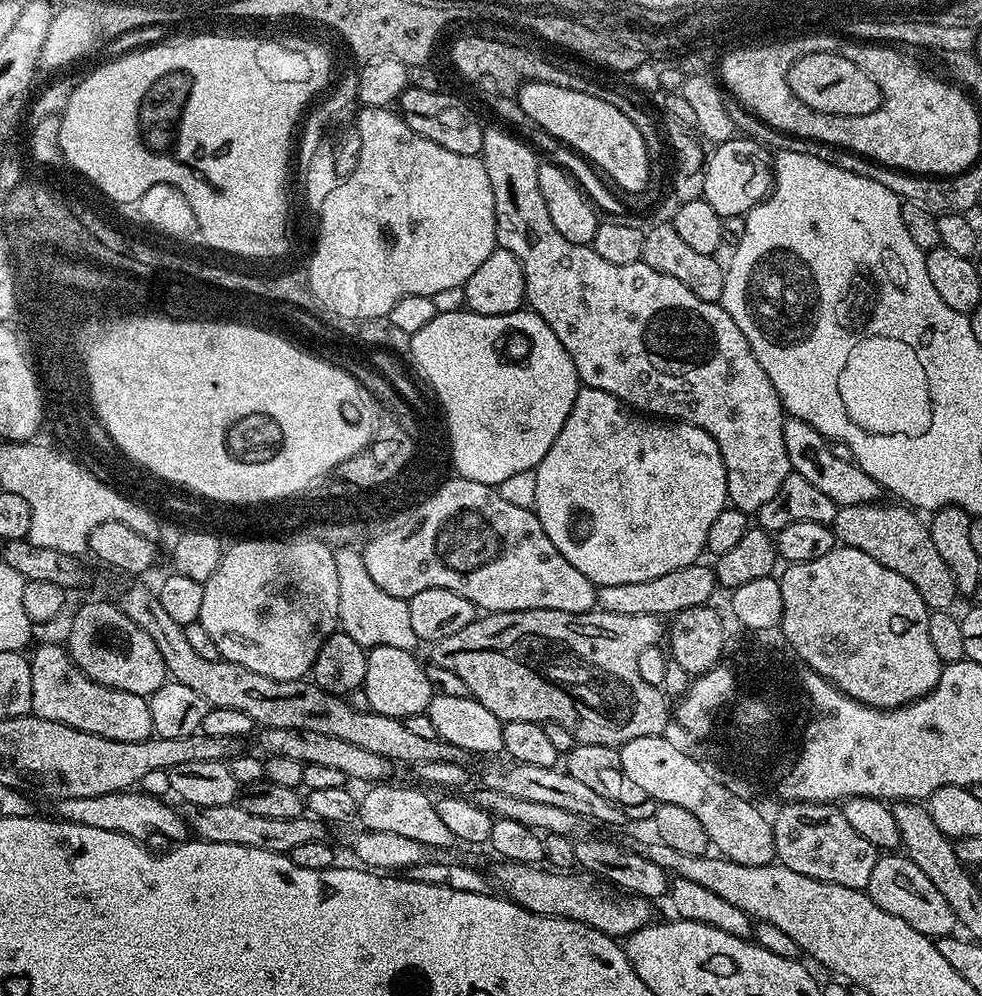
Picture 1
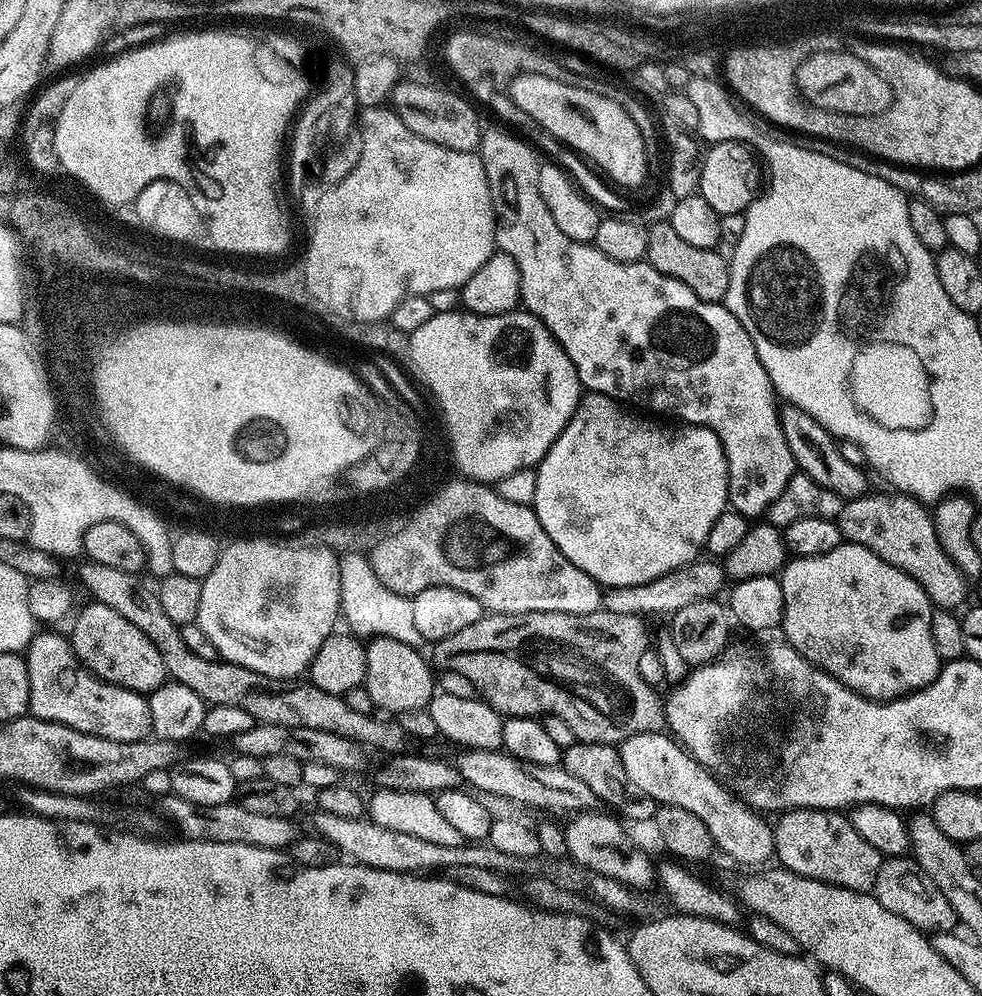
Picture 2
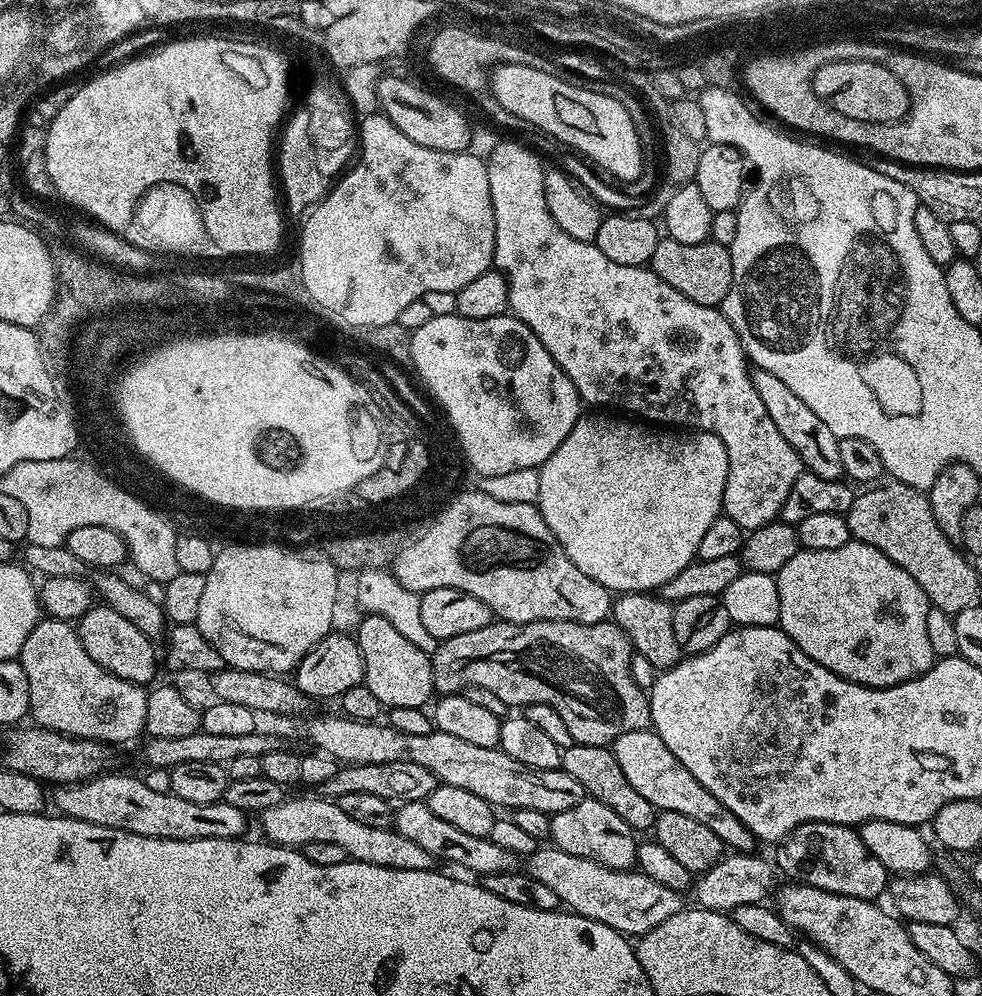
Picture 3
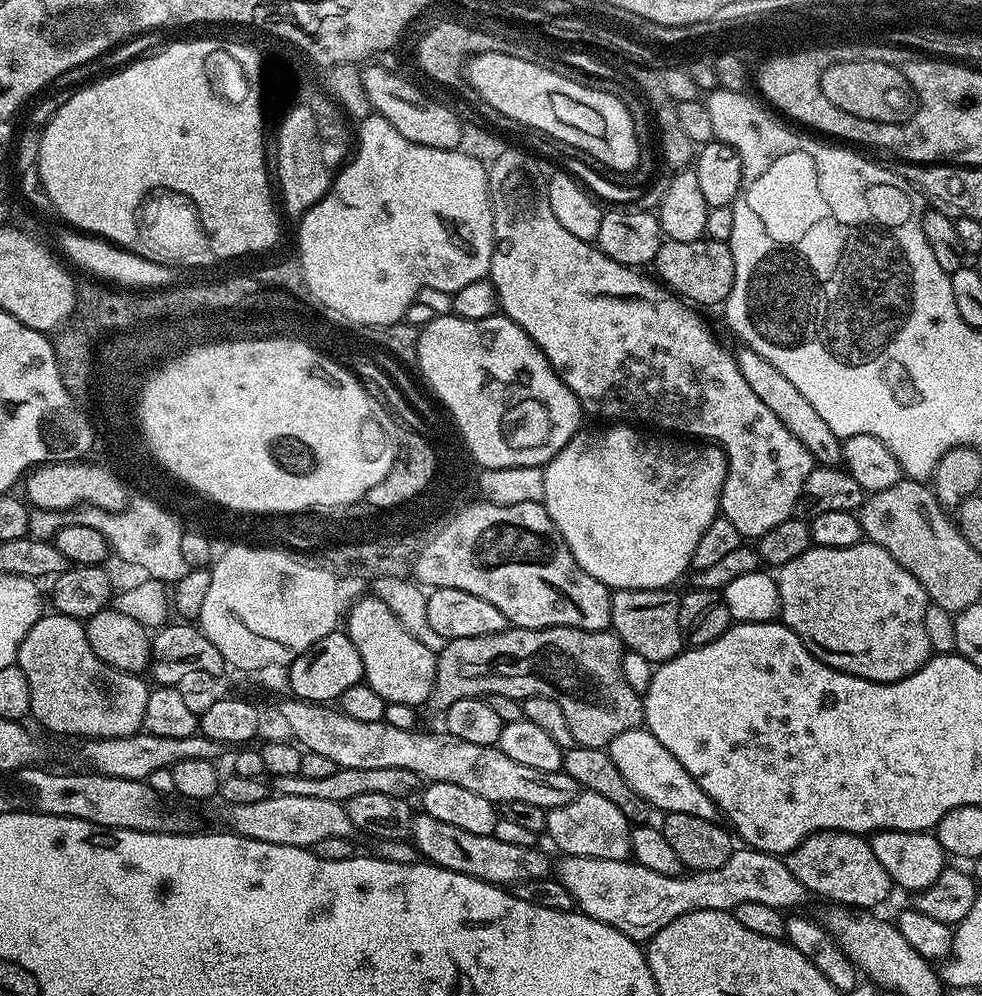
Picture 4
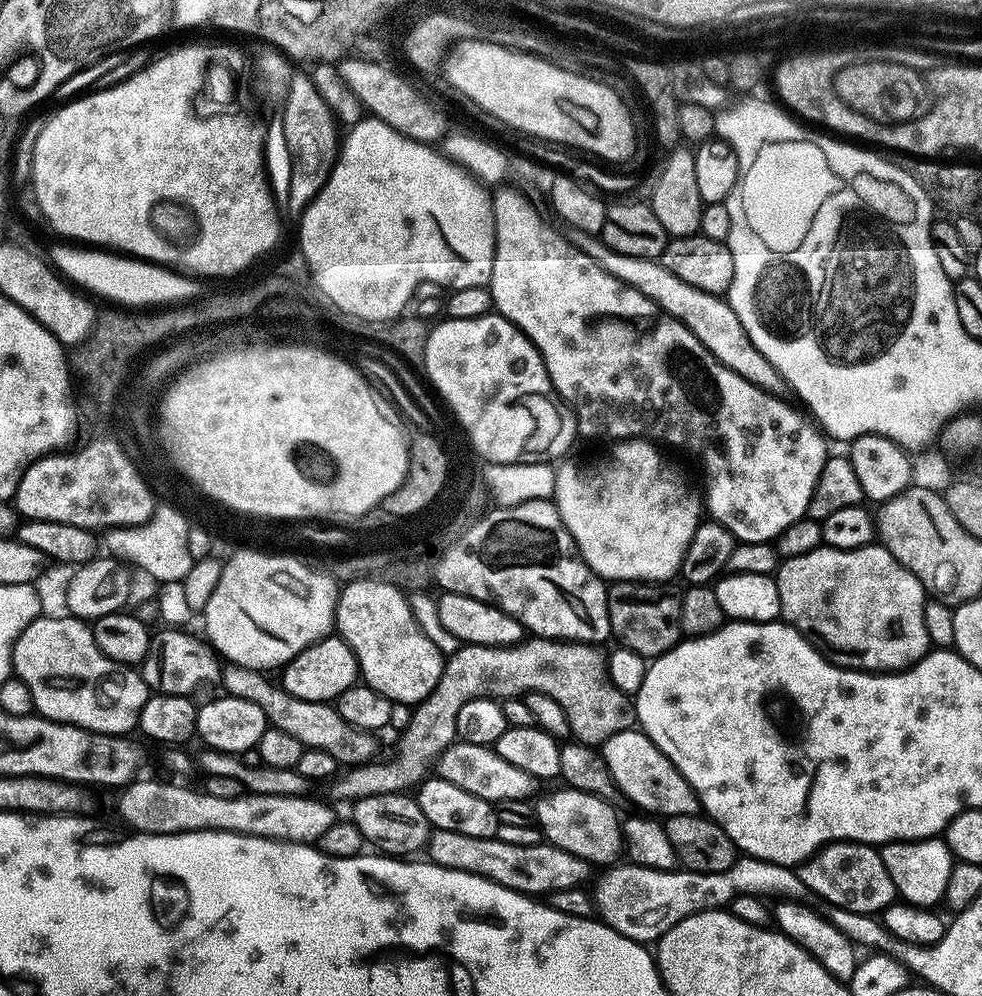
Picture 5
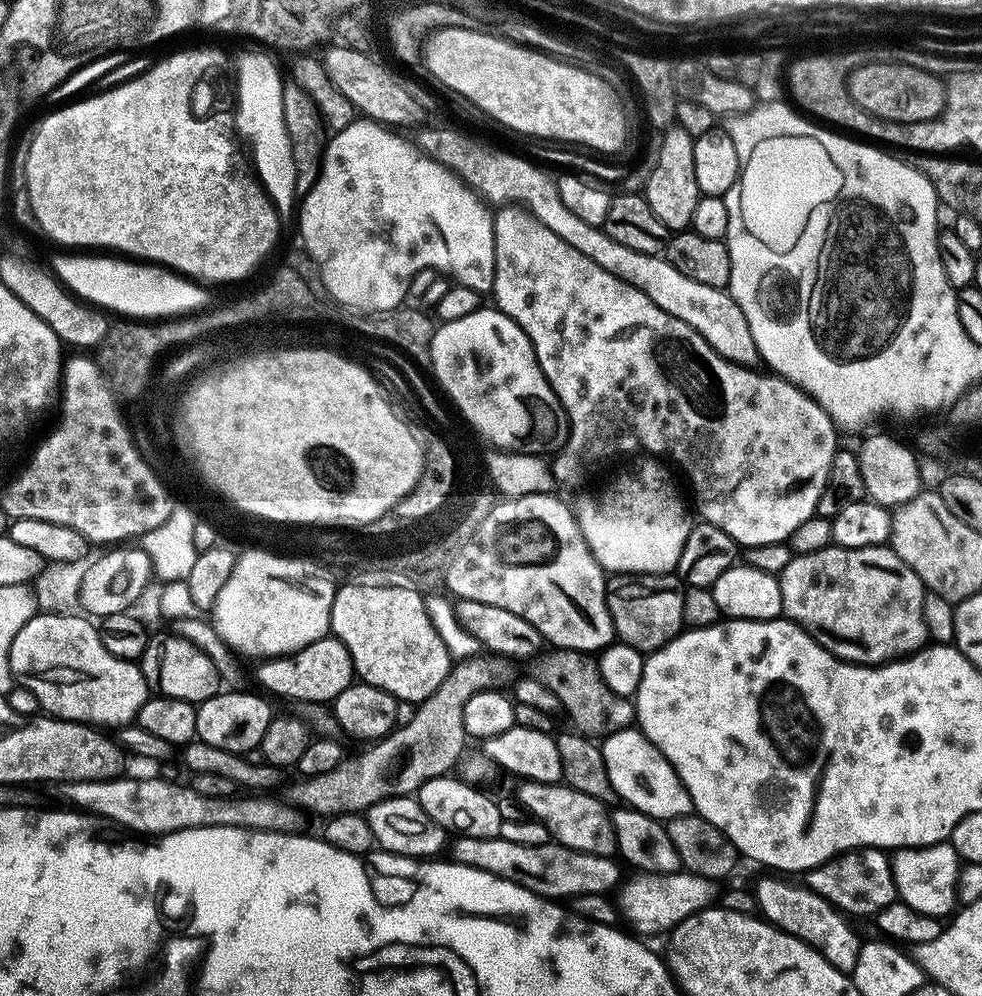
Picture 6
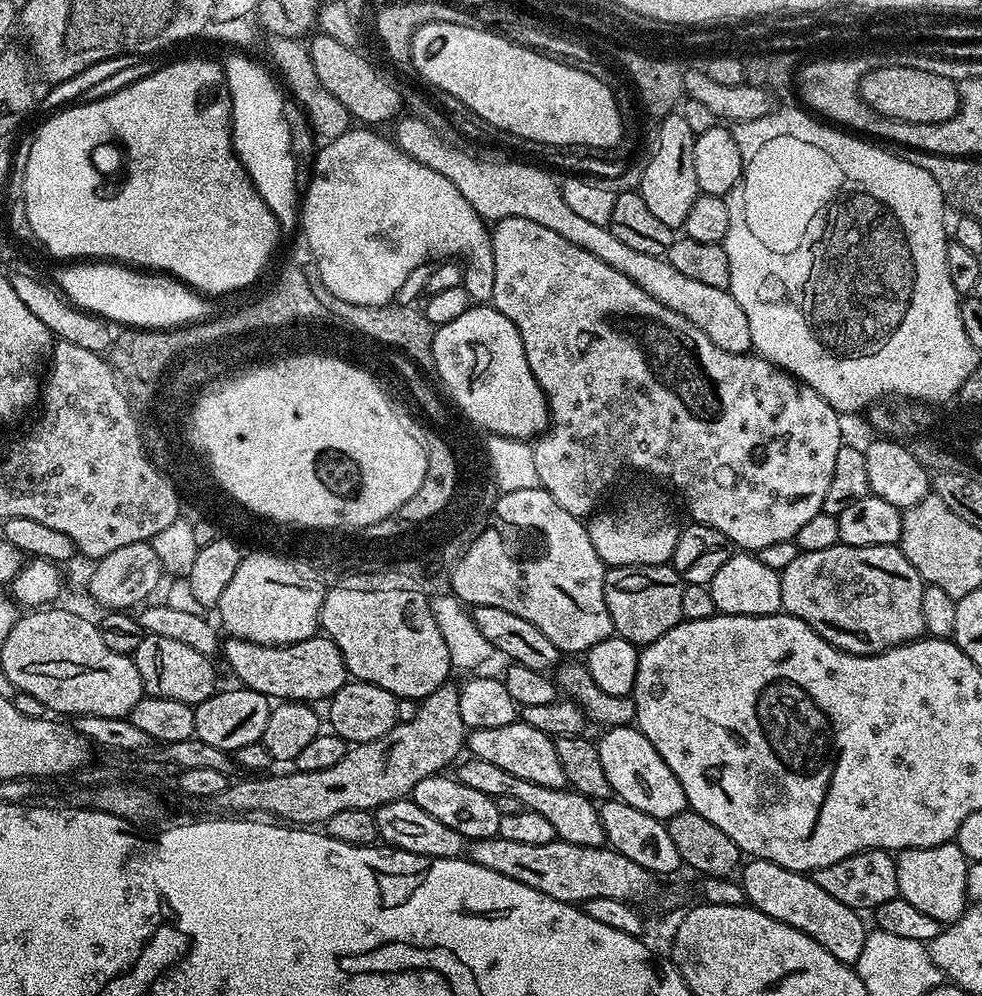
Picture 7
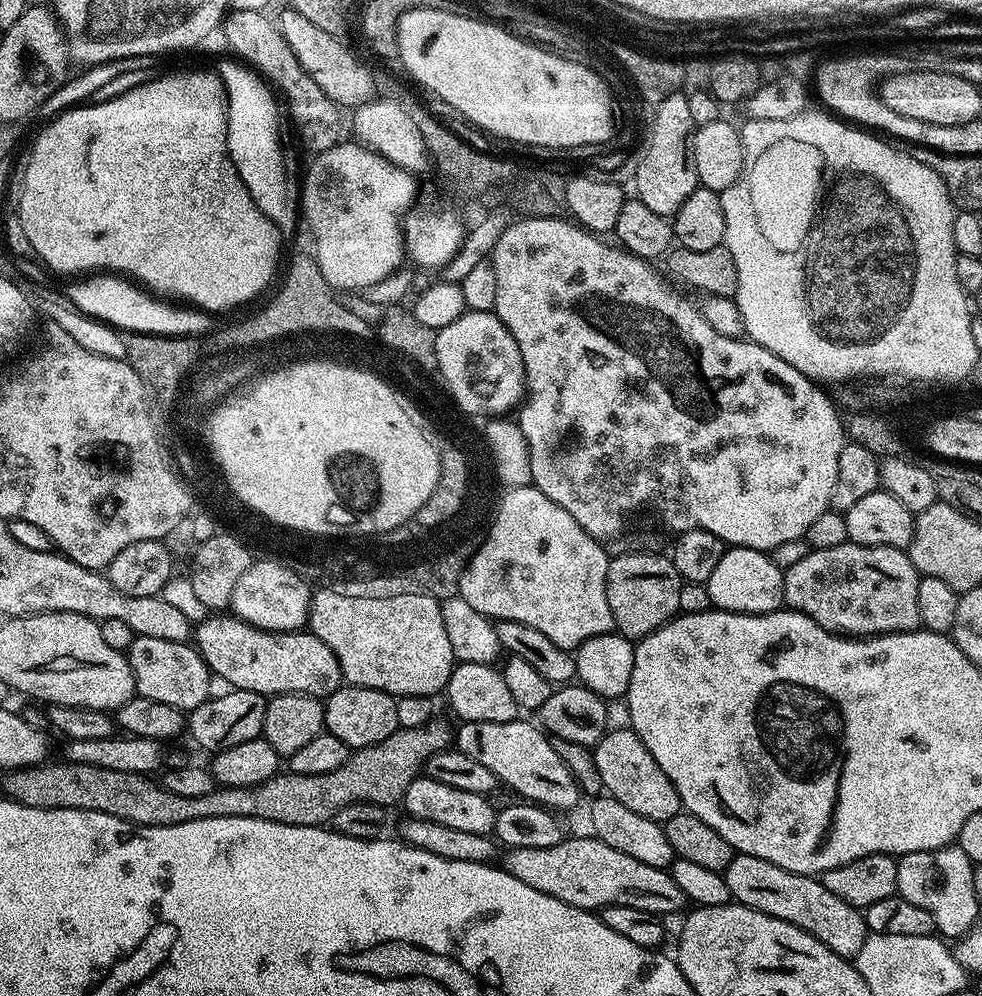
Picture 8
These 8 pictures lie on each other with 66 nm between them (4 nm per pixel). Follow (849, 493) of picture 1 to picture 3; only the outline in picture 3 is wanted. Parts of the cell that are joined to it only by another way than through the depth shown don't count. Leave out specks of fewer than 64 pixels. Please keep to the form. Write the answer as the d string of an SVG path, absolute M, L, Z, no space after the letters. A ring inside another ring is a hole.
M753 367L751 373L754 390L758 390L766 406L766 414L770 414L770 422L774 422L774 426L778 426L778 434L794 446L801 465L818 474L818 478L841 479L845 473L839 457L840 441L834 430L830 430L830 426L826 426L826 422L822 422L822 418L818 418L818 414L814 414L814 410L810 410L810 406L806 406L806 402L802 402L786 382L782 382L782 378L774 378L774 374L758 367Z

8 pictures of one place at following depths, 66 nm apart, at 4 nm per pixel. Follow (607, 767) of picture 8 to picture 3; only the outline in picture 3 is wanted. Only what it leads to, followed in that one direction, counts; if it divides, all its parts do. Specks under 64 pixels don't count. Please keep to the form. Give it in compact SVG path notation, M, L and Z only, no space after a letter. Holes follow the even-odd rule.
M655 731L622 734L622 738L618 738L616 743L611 745L611 749L630 786L634 786L634 790L644 795L646 802L653 804L656 809L661 812L674 810L678 814L695 818L708 829L714 830L714 834L722 838L725 849L733 853L752 852L754 846L757 847L758 841L752 832L746 830L746 826L742 826L742 822L738 822L738 818L734 818L734 814L730 814L730 810L726 810L726 806L722 806L722 802L718 802L718 798L714 798L714 794L706 790L706 786L697 782L694 774L690 774L690 770L686 770L686 766L682 766L682 762L678 762L674 754L670 754L670 750Z

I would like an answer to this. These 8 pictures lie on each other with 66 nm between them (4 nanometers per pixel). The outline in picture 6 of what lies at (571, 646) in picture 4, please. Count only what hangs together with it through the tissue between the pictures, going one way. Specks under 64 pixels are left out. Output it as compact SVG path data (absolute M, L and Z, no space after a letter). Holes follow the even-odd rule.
M569 648L548 650L536 664L534 680L558 697L563 715L572 719L571 727L582 736L603 738L633 727L633 701L629 697L614 694L614 690L606 686L599 663L589 653L575 652ZM495 654L471 655L453 663L446 678L442 678L442 686L416 705L414 718L408 724L393 728L383 740L369 743L365 752L349 755L330 774L301 779L292 792L291 803L308 812L324 812L327 817L341 812L363 813L391 796L412 796L430 778L449 773L466 750L462 726L464 704L479 692L503 689L512 676L508 664L511 663L507 659Z

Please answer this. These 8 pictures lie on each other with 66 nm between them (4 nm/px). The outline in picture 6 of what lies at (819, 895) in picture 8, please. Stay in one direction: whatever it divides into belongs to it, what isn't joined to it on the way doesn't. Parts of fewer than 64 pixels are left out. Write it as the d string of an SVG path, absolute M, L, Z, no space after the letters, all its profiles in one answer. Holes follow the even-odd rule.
M768 880L754 888L754 895L763 919L818 950L818 954L822 954L826 962L834 965L839 972L850 974L854 966L858 966L861 937L856 937L855 930L844 921L847 919L839 909L822 899L817 892L807 886L798 888L794 884L783 884L780 880Z

